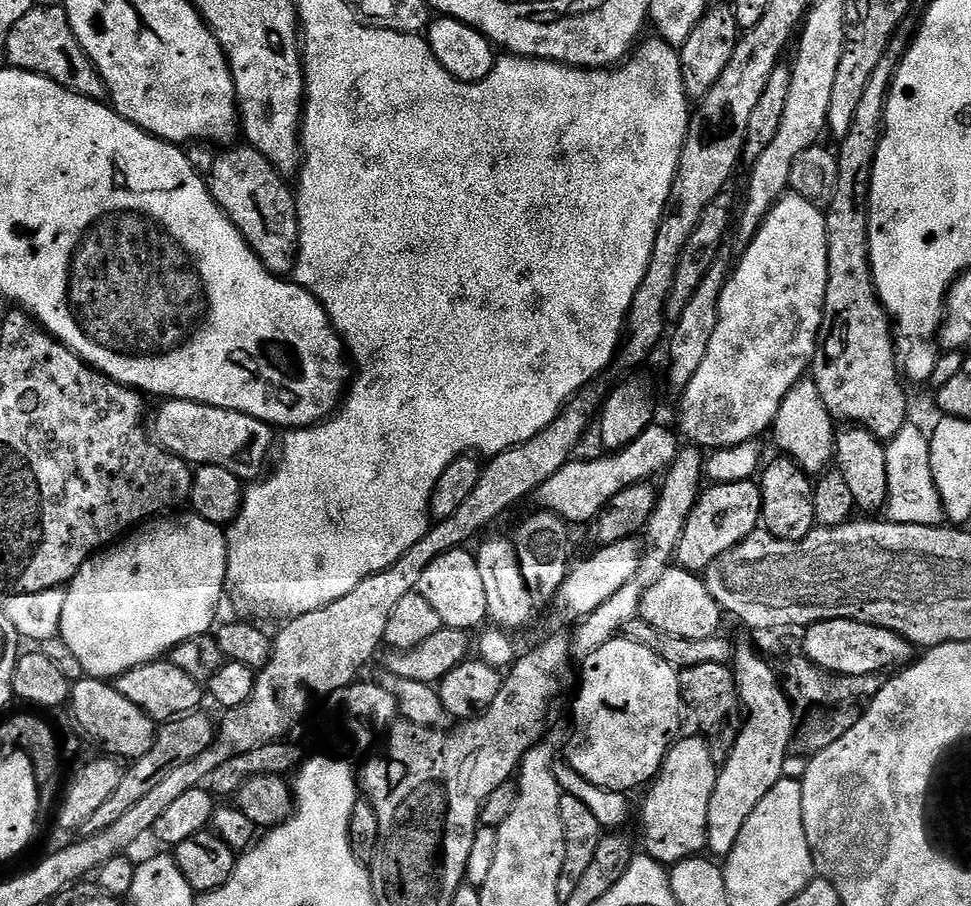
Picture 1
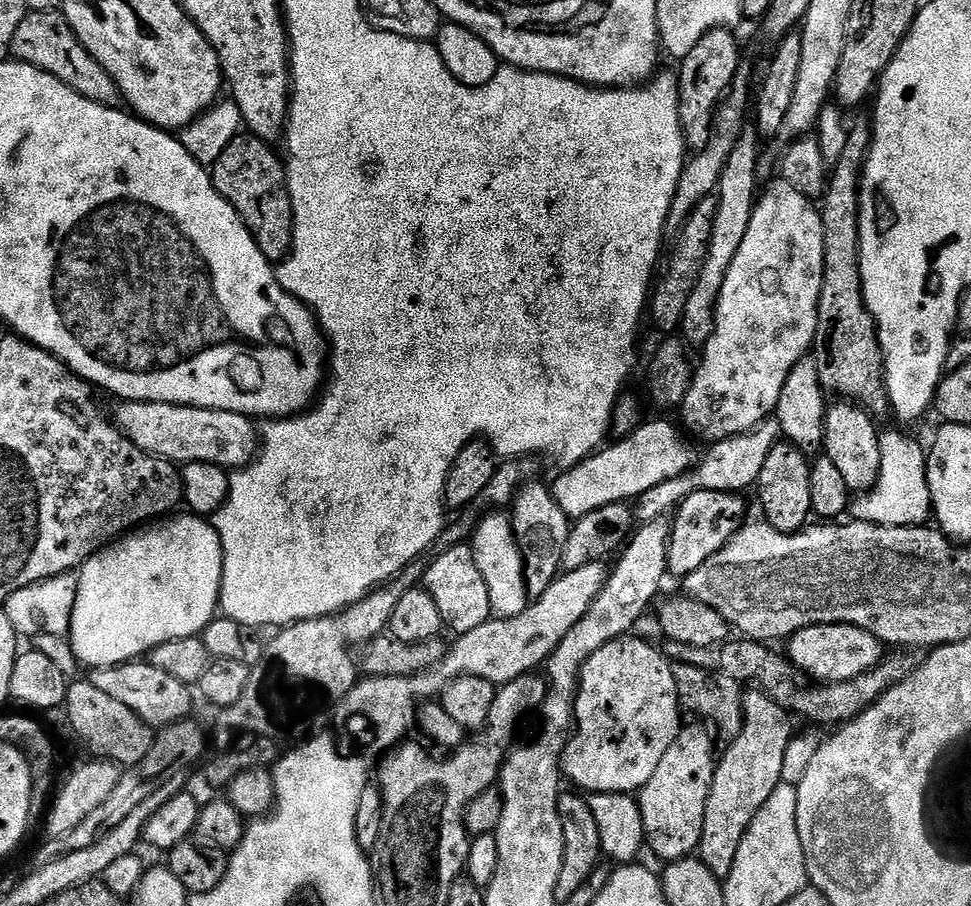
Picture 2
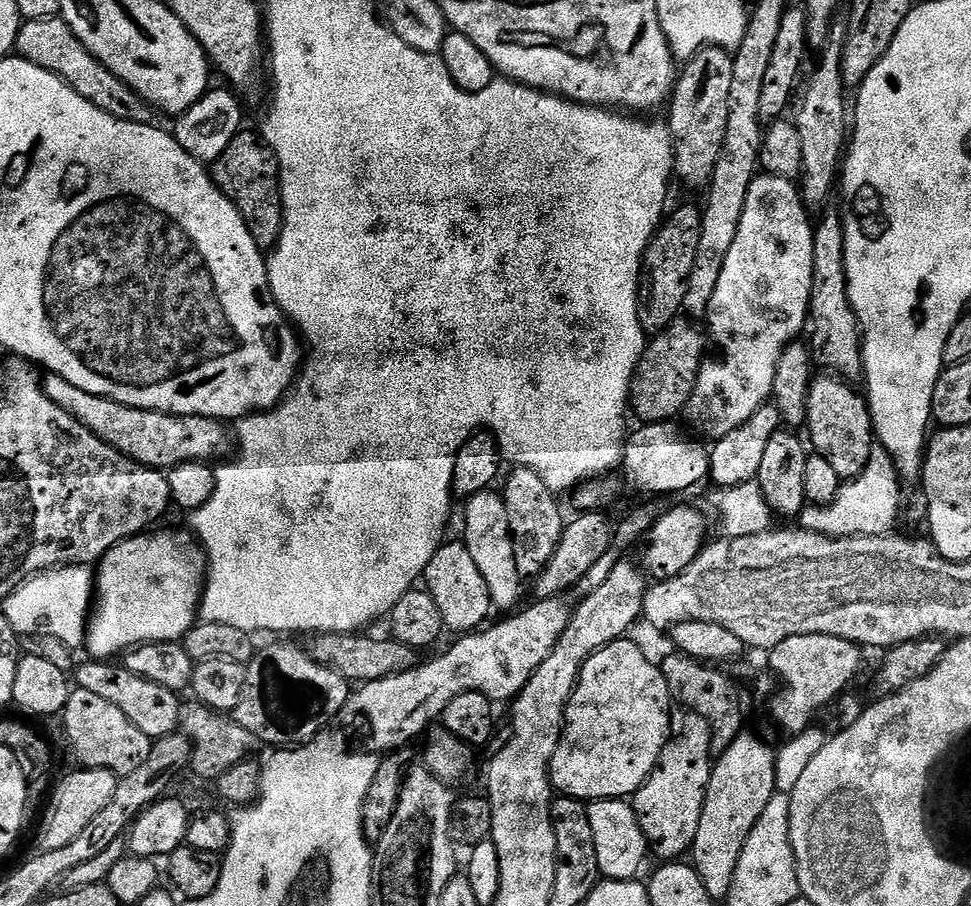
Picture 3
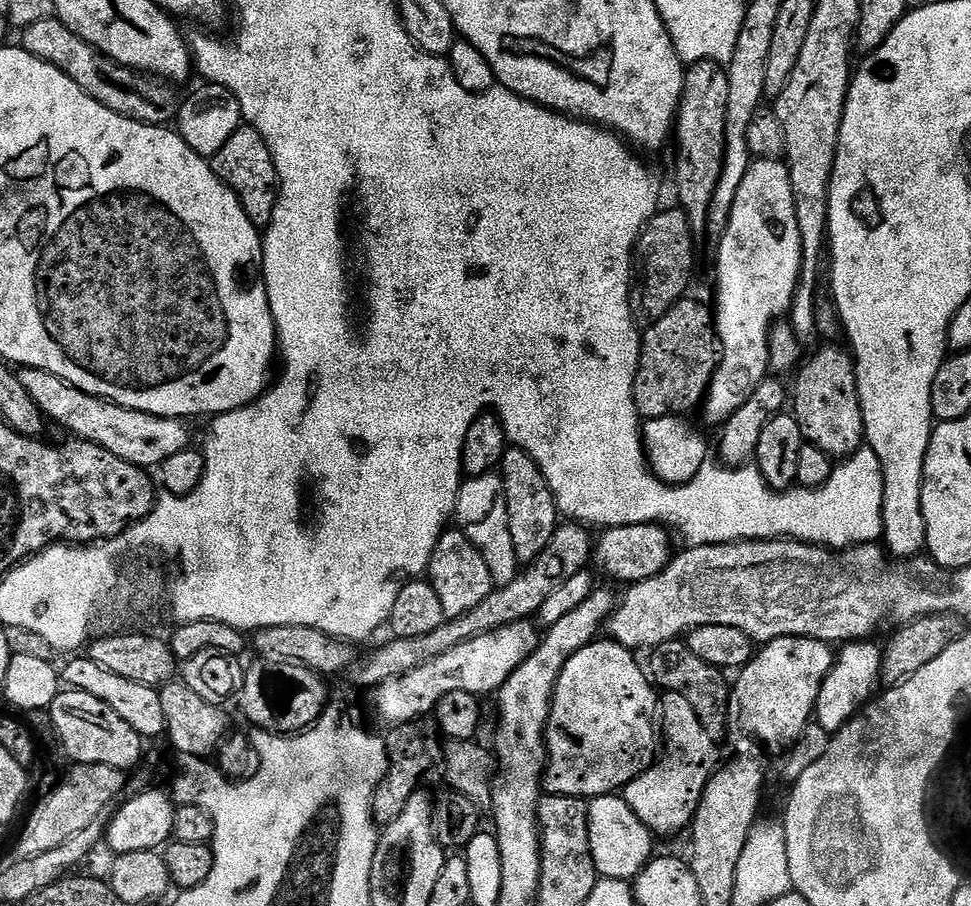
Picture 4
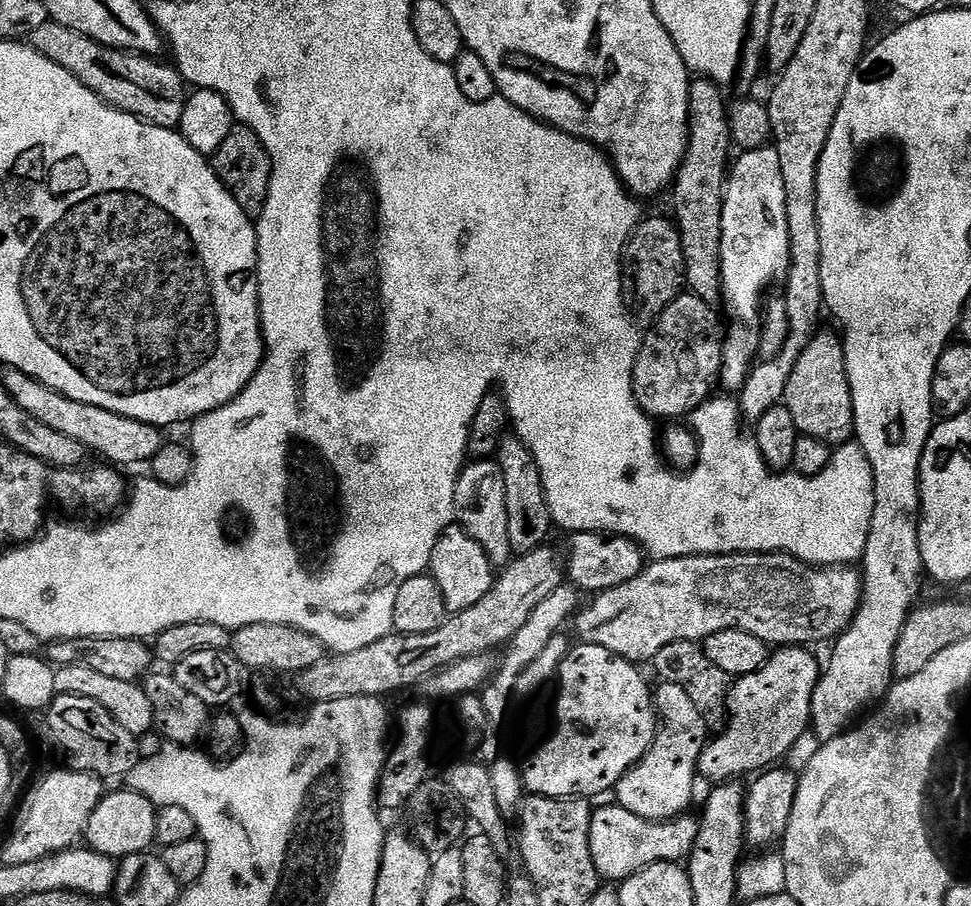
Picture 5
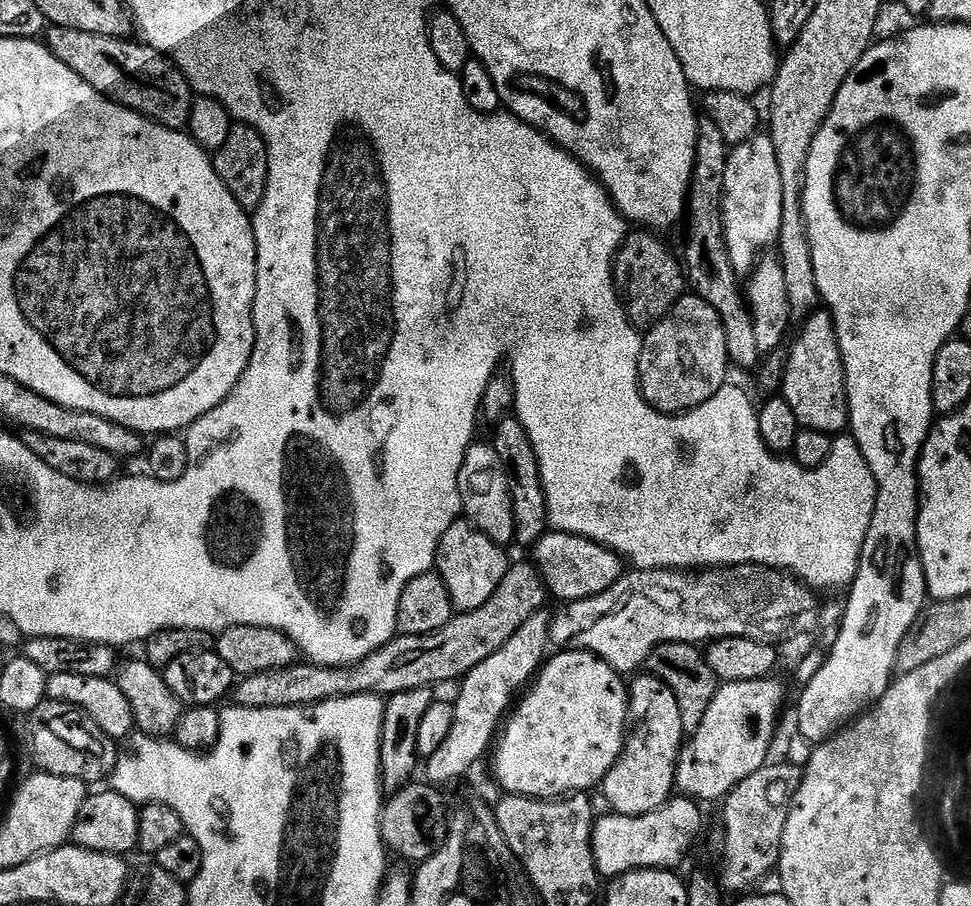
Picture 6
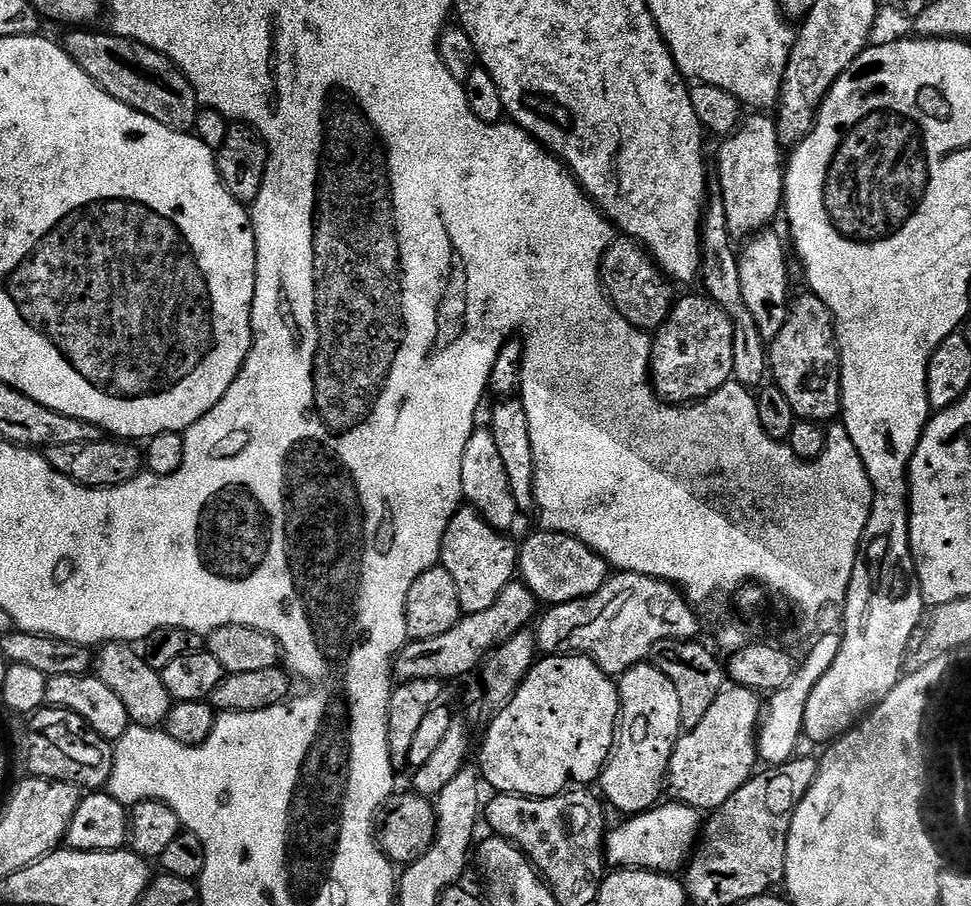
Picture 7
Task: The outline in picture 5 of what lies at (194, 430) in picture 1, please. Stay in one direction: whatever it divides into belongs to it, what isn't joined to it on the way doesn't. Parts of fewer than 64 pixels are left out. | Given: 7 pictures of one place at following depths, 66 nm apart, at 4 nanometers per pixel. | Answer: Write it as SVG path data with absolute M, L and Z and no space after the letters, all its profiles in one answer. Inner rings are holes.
M8 368L5 373L5 376L2 376L2 382L6 386L6 390L10 390L14 402L18 402L18 406L22 406L22 410L26 410L28 414L34 414L34 418L38 418L38 422L46 422L46 426L58 430L58 434L66 434L66 438L75 438L78 442L82 442L82 446L86 446L89 453L96 455L97 452L98 455L105 456L108 459L105 461L109 465L147 465L154 458L154 454L158 454L162 443L162 437L160 437L162 432L154 425L138 422L134 418L126 418L122 414L114 414L114 410L102 410L102 406L90 406L86 402L74 402L74 398L66 398L61 392L55 392L50 386L30 378L30 374L22 374L17 368Z

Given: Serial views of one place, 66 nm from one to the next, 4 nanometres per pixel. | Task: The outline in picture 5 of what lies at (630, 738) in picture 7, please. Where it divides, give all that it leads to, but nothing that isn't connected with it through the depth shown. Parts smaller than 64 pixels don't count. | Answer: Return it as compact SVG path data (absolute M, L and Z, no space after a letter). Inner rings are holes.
M673 687L672 692L664 696L664 701L659 701L658 712L662 717L662 727L659 729L656 741L653 742L648 753L641 758L634 767L618 781L614 789L615 803L624 807L638 818L653 821L673 820L683 816L689 811L692 804L692 791L696 788L698 781L698 765L700 754L704 751L706 737L704 737L704 720L700 717L697 701L692 693L684 691L683 688Z

